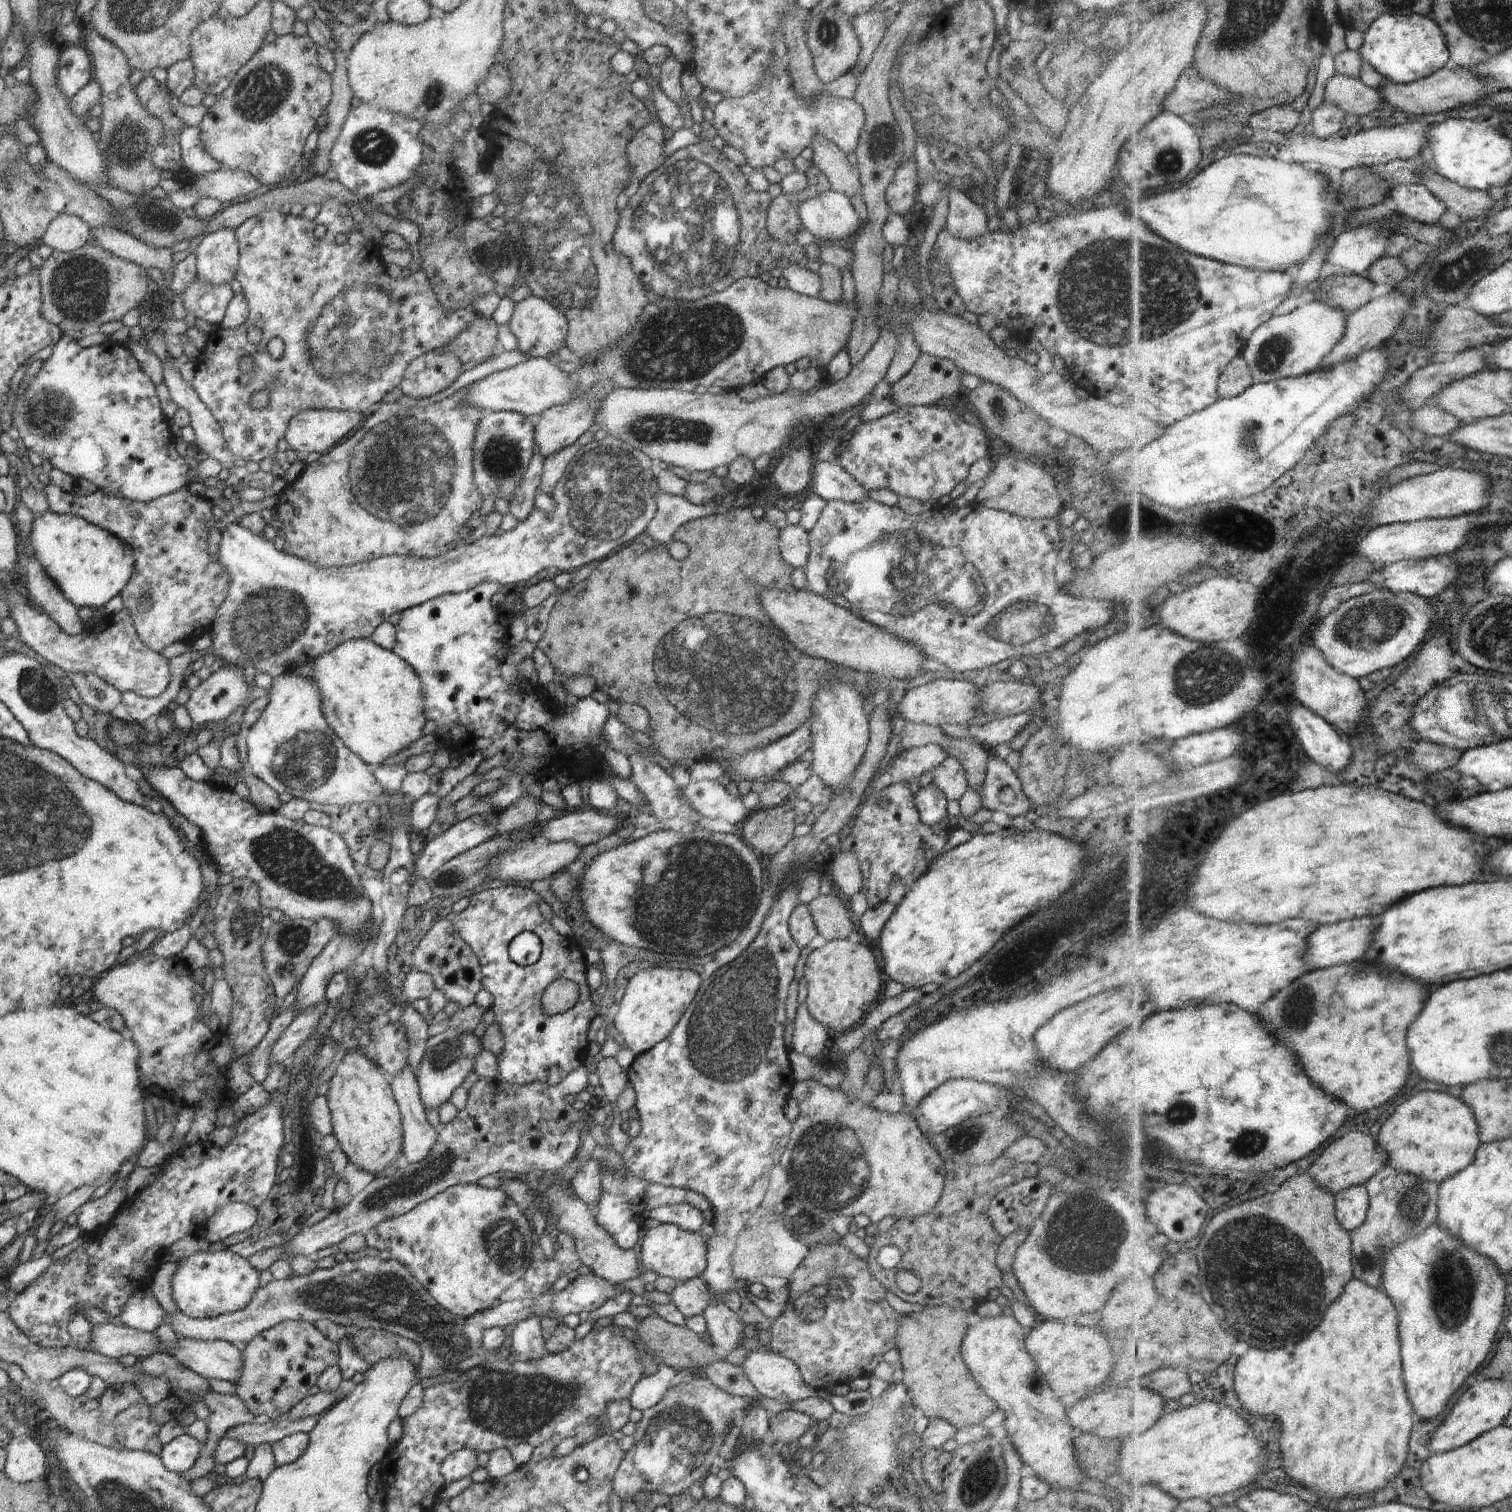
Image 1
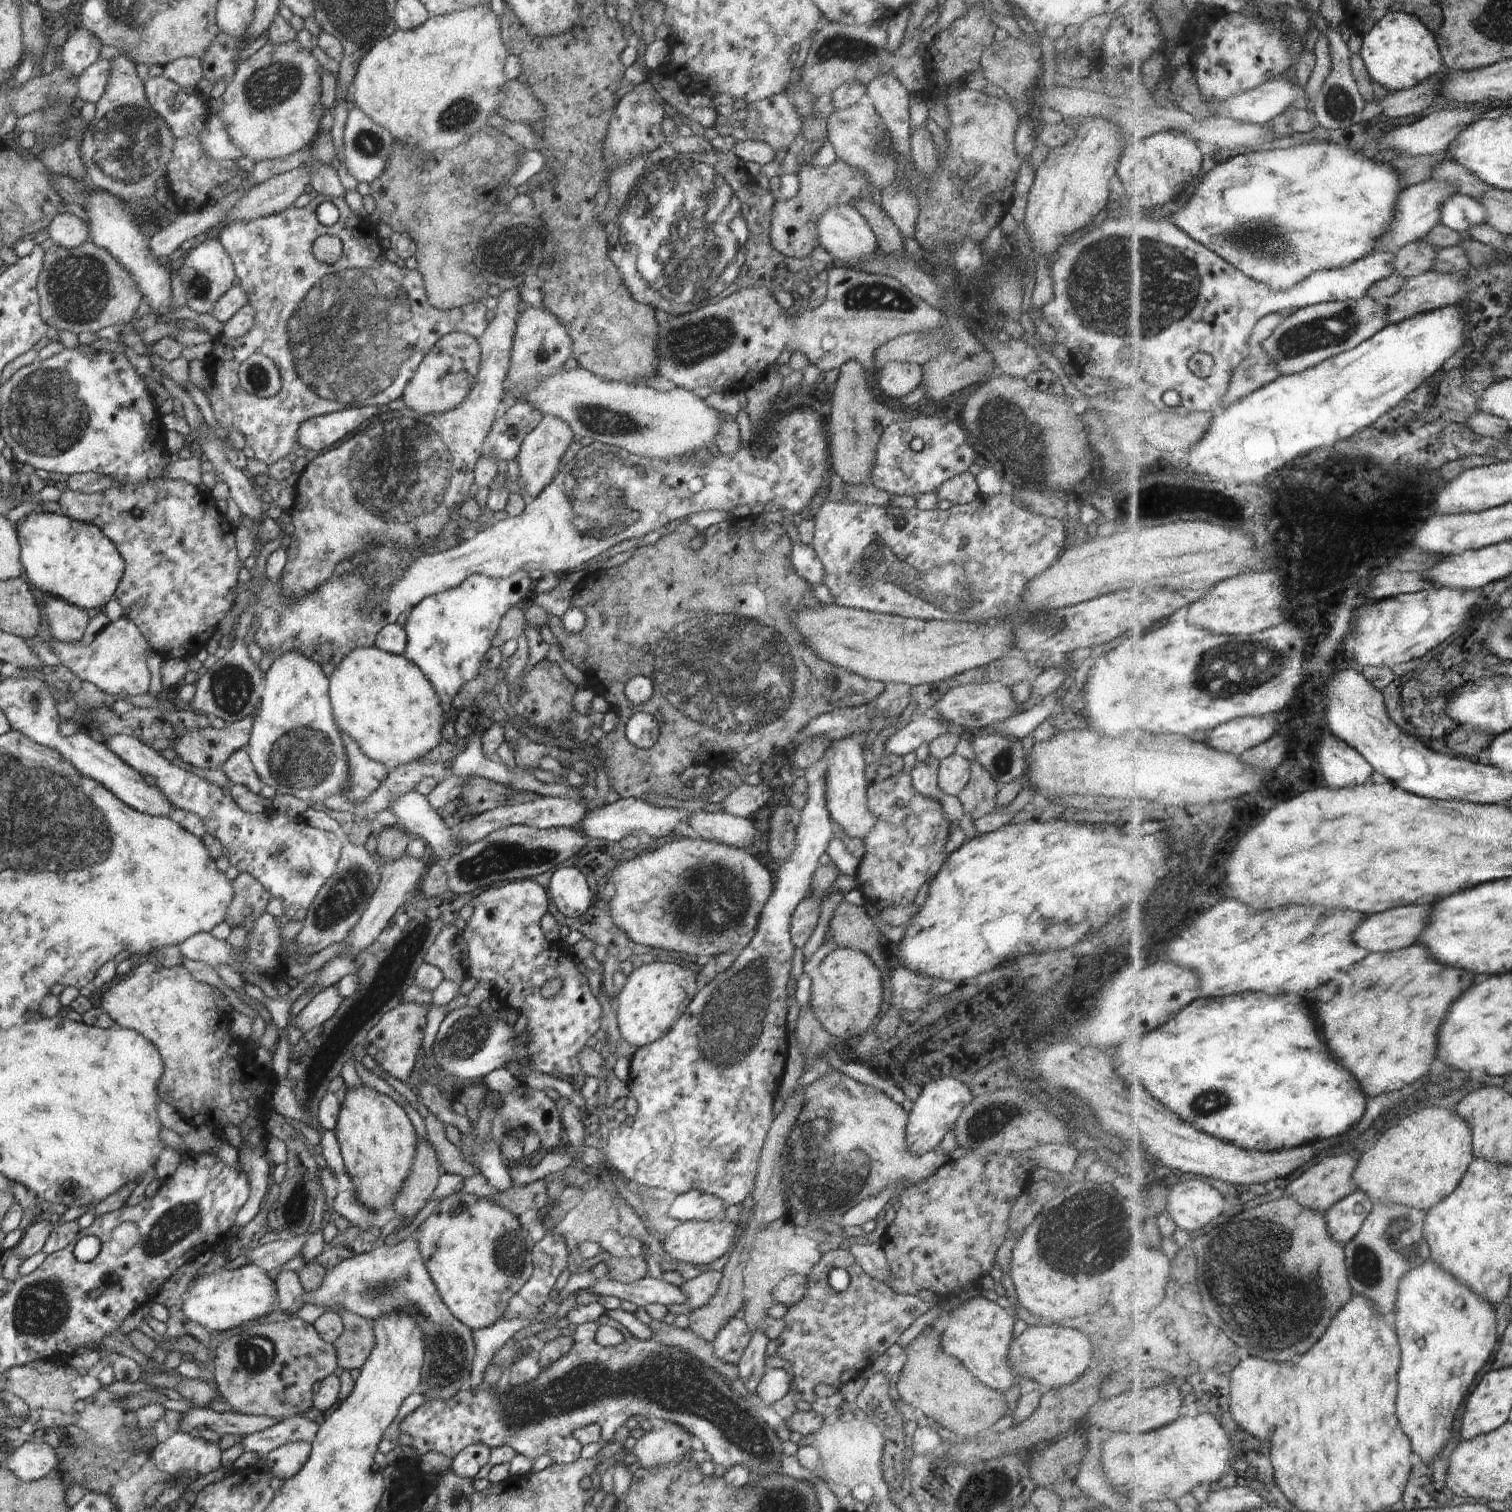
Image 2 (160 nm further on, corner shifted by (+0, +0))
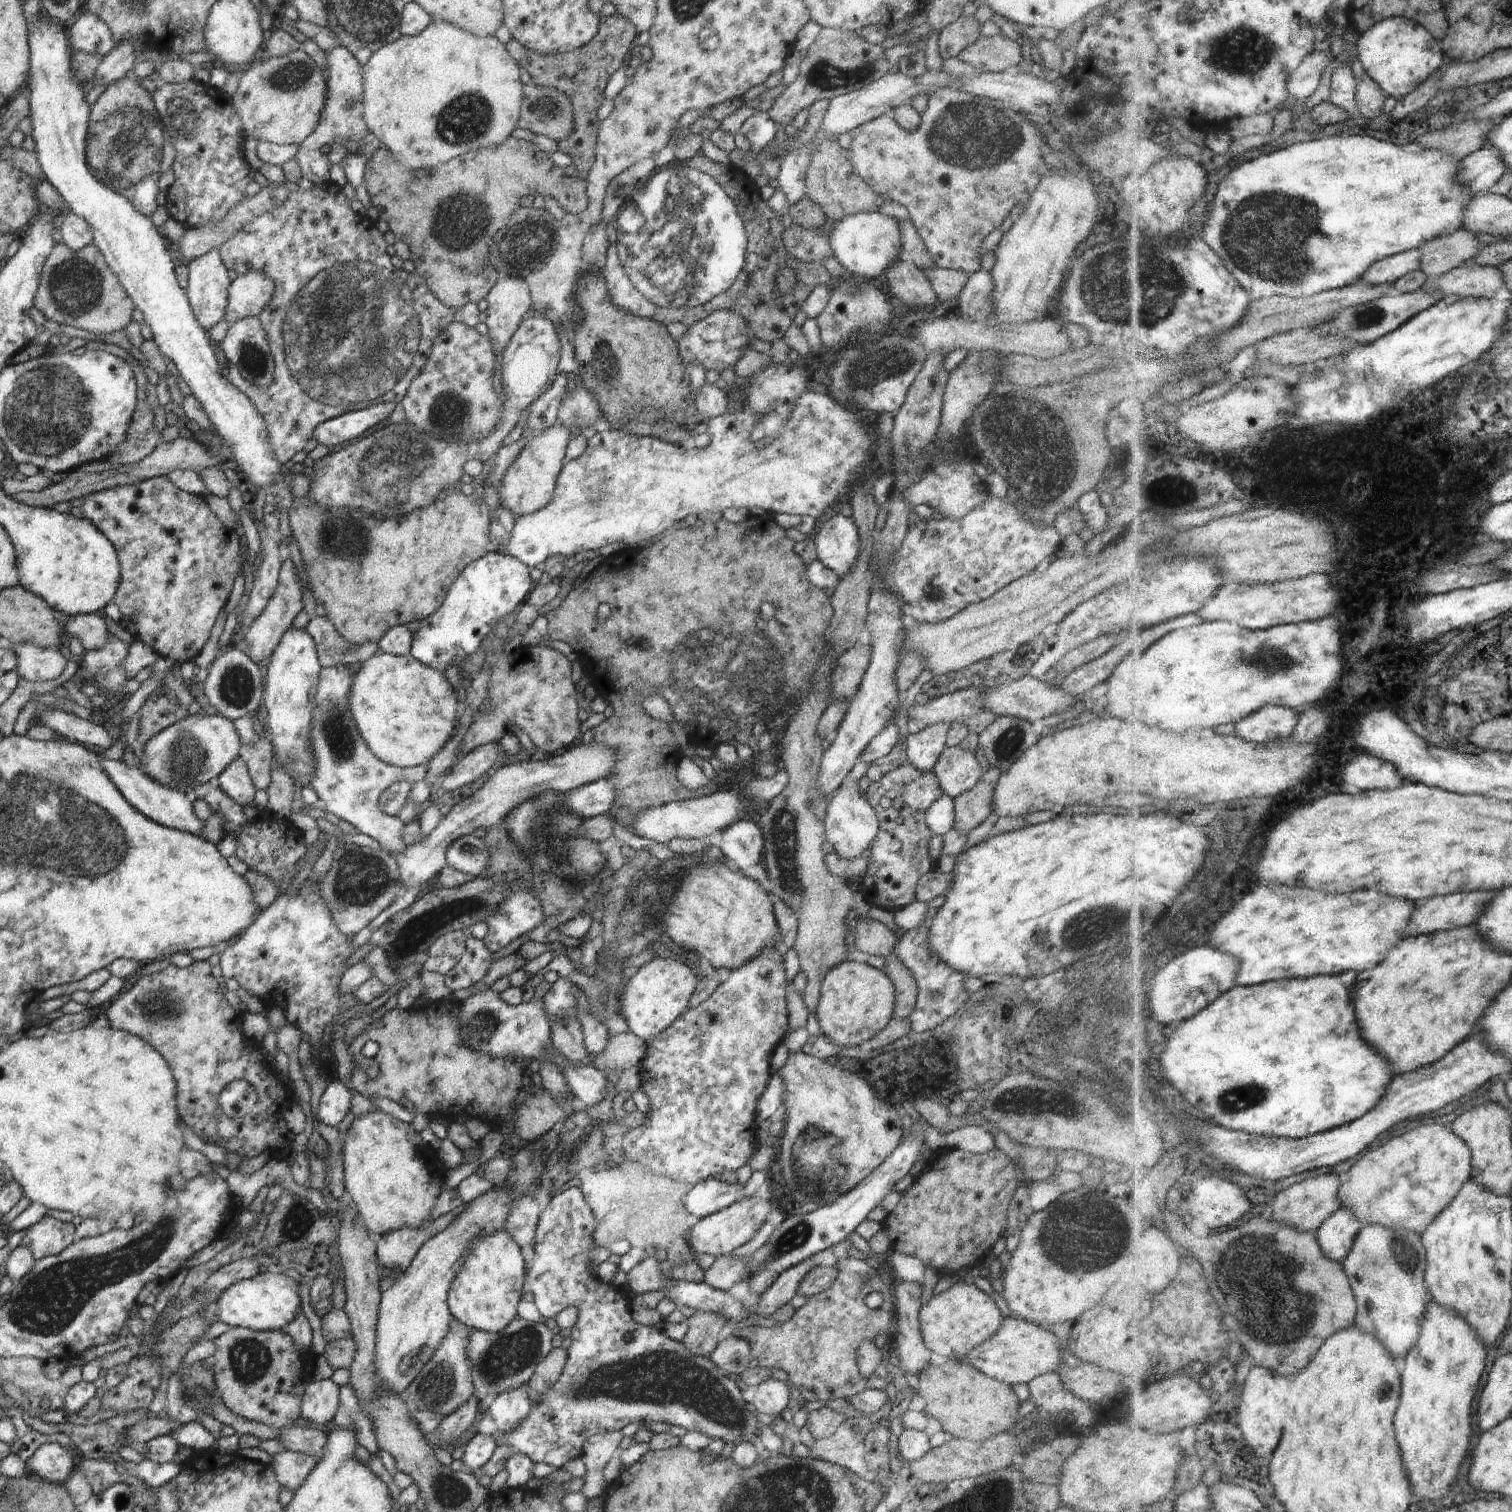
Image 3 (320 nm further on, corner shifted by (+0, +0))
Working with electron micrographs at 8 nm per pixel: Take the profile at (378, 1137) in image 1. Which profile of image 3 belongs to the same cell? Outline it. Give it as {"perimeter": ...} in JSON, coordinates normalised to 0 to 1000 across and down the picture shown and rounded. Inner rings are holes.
{"perimeter":[[[249,733],[237,739],[230,747],[226,757],[226,767],[228,771],[228,786],[234,793],[235,801],[244,816],[256,817],[267,812],[278,812],[285,804],[286,800],[292,789],[290,782],[294,779],[292,770],[286,768],[286,761],[279,755],[278,749],[271,743]]]}

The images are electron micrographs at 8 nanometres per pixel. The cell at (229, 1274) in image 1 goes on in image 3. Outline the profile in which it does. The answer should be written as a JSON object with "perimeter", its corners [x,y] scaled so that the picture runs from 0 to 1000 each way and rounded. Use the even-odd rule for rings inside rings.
{"perimeter":[[[171,842],[165,846],[154,849],[142,862],[141,874],[146,873],[153,878],[163,878],[167,880],[182,880],[187,879],[195,872],[199,866],[198,848],[186,842]]]}

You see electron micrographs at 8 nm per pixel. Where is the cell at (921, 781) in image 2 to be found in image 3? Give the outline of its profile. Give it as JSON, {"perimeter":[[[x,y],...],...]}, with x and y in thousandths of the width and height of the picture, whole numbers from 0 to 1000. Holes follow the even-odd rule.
{"perimeter":[[[620,478],[603,485],[600,488],[600,501],[607,509],[616,511],[618,506],[625,495],[628,478]]]}

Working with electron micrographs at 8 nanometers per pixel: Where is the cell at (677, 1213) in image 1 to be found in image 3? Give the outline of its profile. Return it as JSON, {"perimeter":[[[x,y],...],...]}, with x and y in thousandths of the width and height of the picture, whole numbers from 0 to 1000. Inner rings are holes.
{"perimeter":[[[468,778],[459,783],[452,796],[455,802],[465,806],[485,796],[490,786],[487,780]]]}

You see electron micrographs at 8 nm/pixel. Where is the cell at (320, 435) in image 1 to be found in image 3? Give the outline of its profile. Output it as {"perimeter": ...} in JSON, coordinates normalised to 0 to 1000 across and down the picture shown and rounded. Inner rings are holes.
{"perimeter":[[[261,266],[248,267],[235,271],[211,280],[207,286],[211,294],[220,297],[226,296],[228,292],[239,288],[243,284],[257,279],[262,270]]]}

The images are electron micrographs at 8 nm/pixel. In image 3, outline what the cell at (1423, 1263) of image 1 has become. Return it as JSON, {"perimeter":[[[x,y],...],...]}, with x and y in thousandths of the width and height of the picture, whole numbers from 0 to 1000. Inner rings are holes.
{"perimeter":[[[946,858],[943,869],[939,888],[934,894],[932,894],[929,903],[927,903],[928,923],[927,930],[923,938],[923,946],[926,950],[926,956],[929,958],[929,968],[931,971],[931,976],[934,976],[937,988],[940,992],[951,993],[959,988],[960,983],[964,979],[968,964],[972,963],[974,950],[975,950],[975,943],[974,943],[975,927],[979,919],[980,910],[983,907],[985,893],[981,888],[981,884],[962,866],[954,864]]]}

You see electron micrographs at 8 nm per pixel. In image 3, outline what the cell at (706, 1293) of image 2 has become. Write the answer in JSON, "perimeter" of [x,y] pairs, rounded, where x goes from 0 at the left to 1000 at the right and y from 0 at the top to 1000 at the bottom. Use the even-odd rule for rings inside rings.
{"perimeter":[[[481,829],[475,830],[468,841],[465,841],[465,847],[471,852],[481,854],[493,843],[491,831]]]}

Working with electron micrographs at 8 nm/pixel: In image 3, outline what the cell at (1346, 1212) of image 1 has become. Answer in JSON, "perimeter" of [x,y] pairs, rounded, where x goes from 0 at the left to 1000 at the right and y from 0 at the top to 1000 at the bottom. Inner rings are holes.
{"perimeter":[[[889,798],[875,810],[872,815],[872,822],[881,833],[890,835],[901,812],[896,802]]]}

